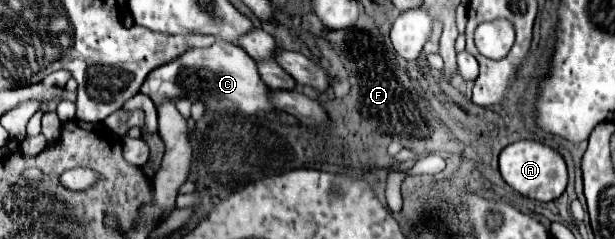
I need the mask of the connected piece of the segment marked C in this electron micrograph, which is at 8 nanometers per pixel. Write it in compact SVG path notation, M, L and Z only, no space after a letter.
M217 40L209 48L191 48L173 62L155 68L145 78L141 92L147 94L155 102L155 106L163 104L165 100L175 102L179 98L187 98L193 104L201 102L203 106L207 106L207 110L227 108L239 110L243 114L275 112L275 108L271 108L271 100L267 100L267 92L271 90L263 84L255 68L255 60L247 56L247 52L237 44L225 40Z

